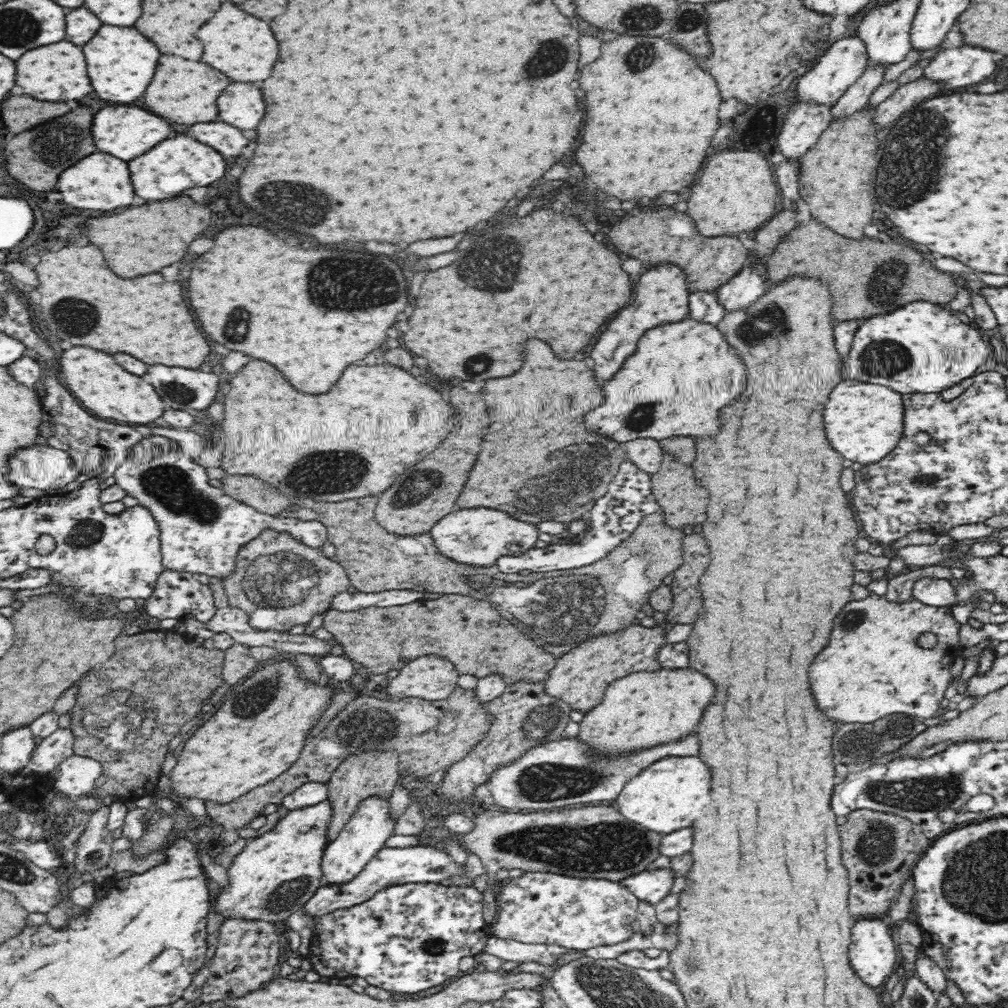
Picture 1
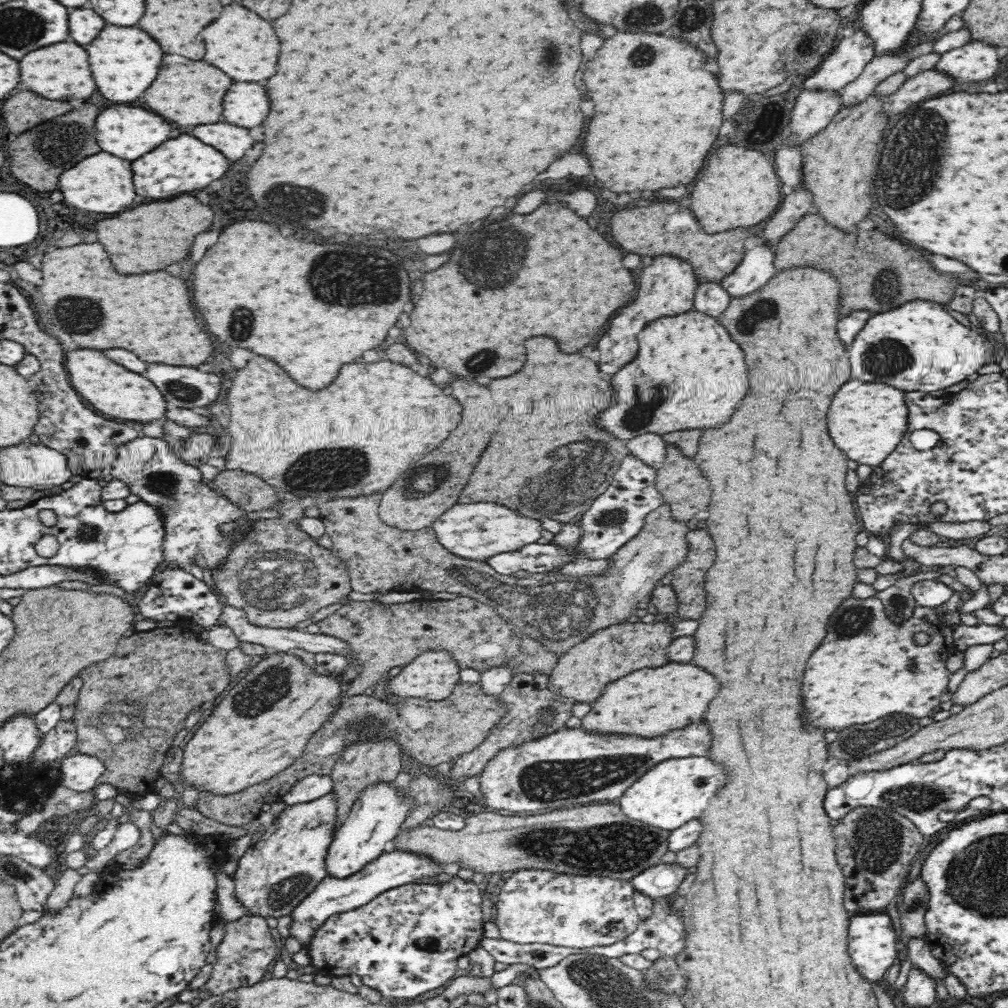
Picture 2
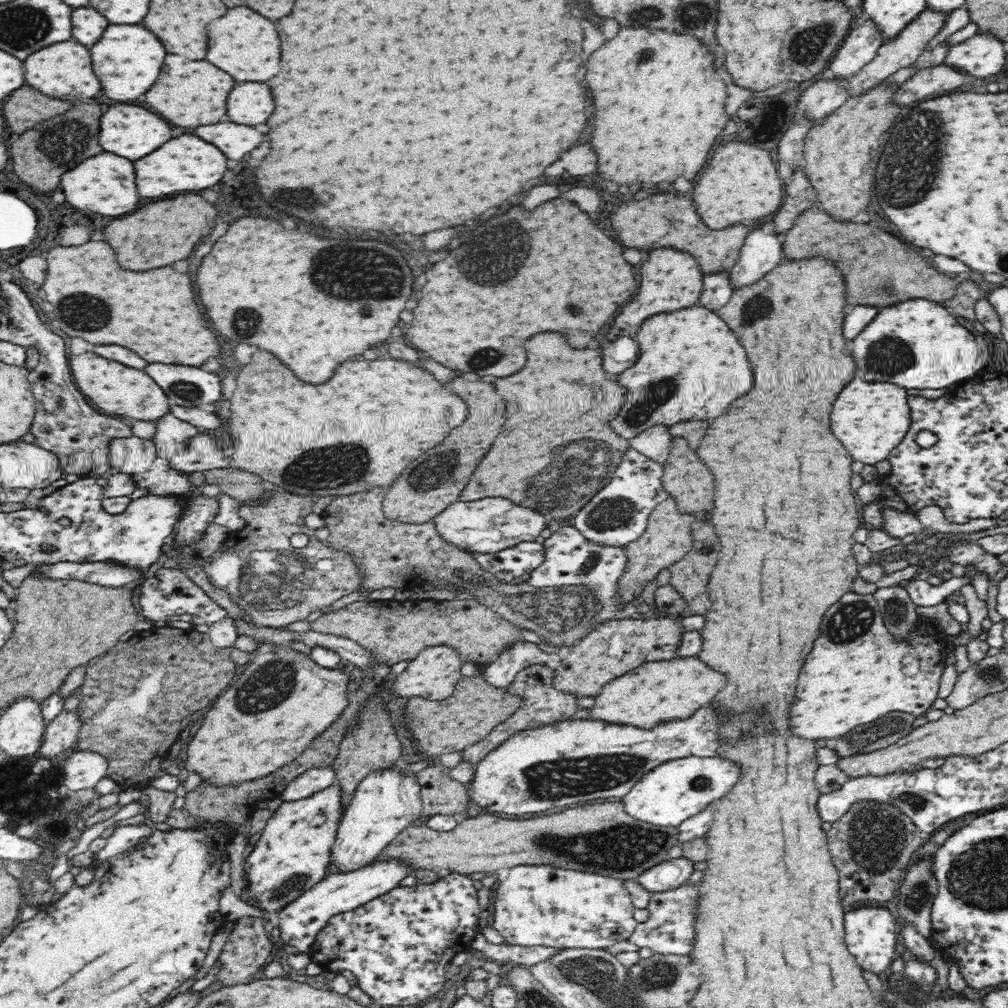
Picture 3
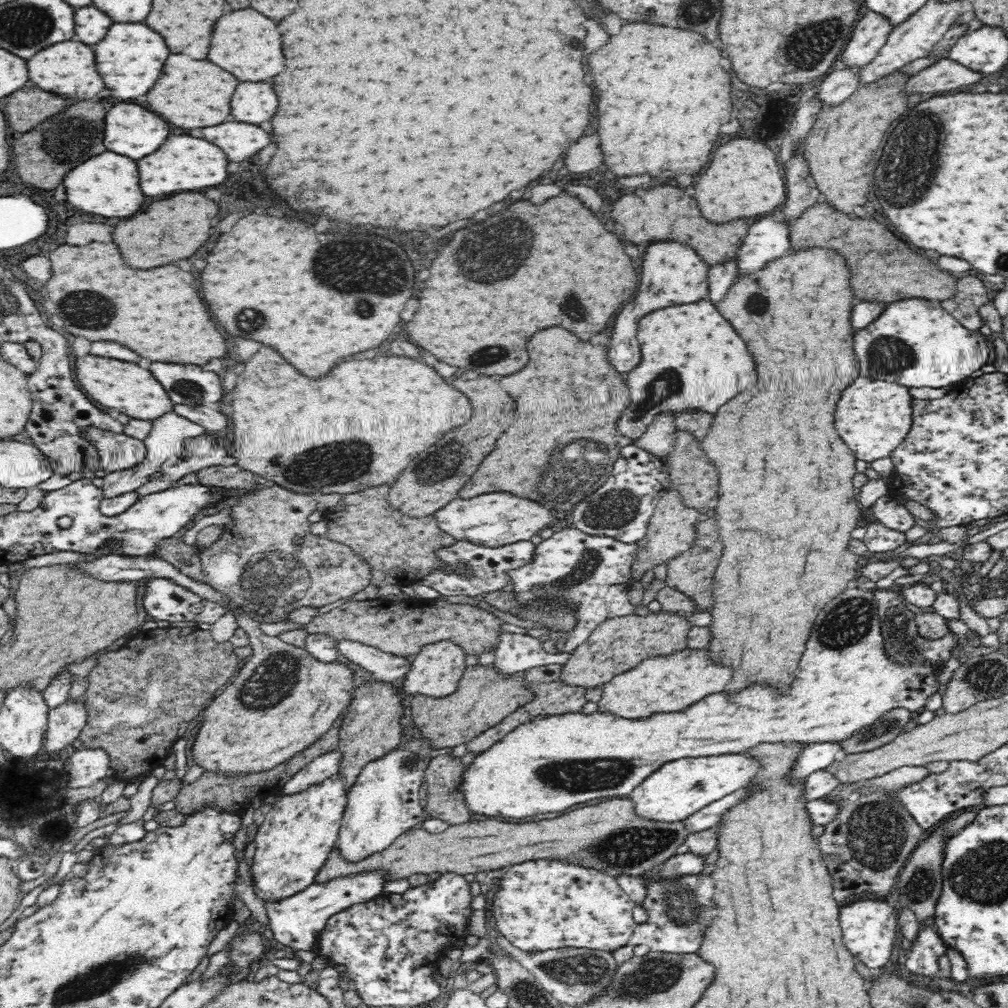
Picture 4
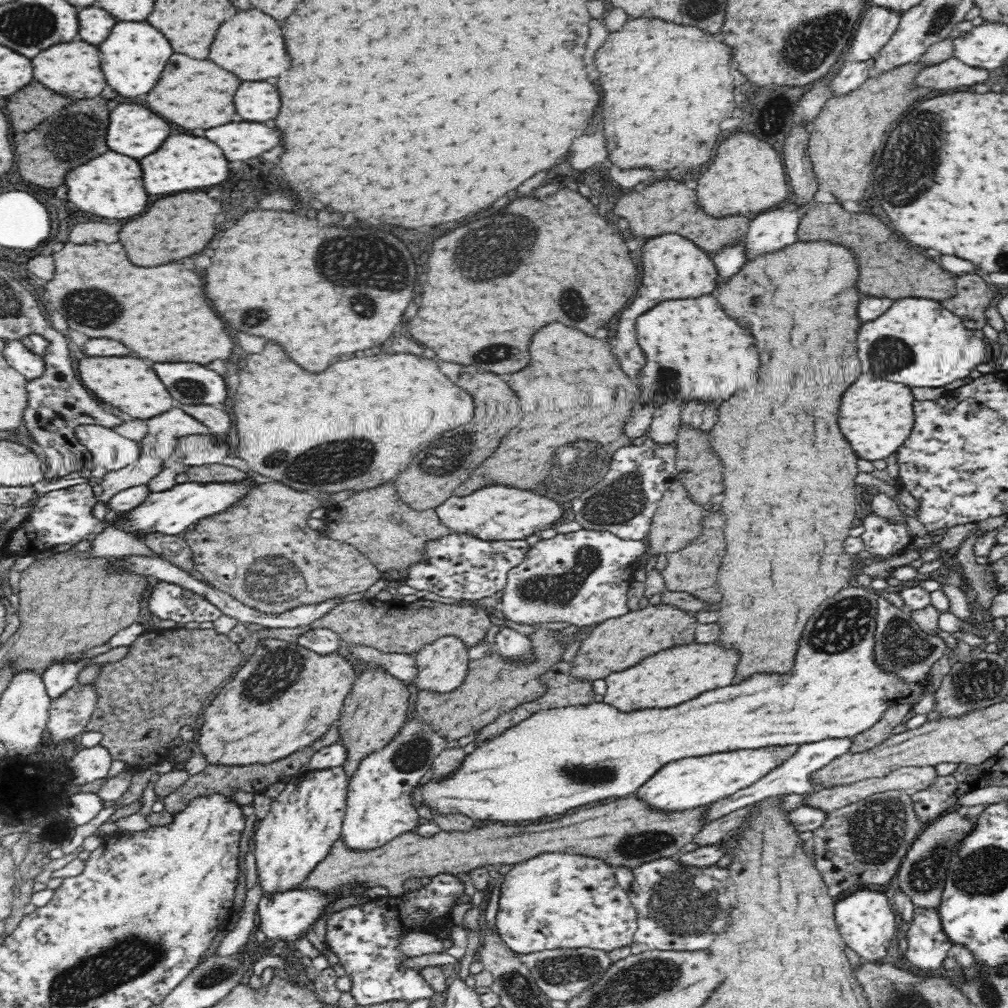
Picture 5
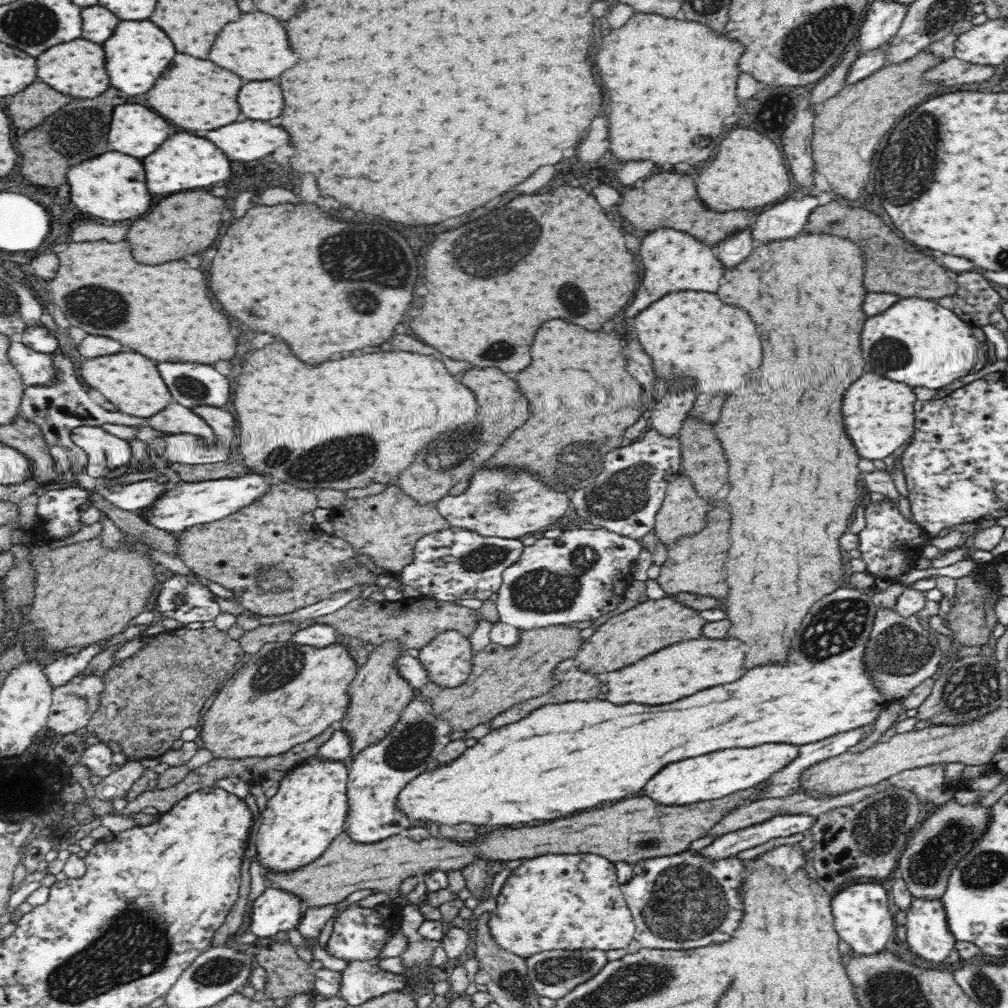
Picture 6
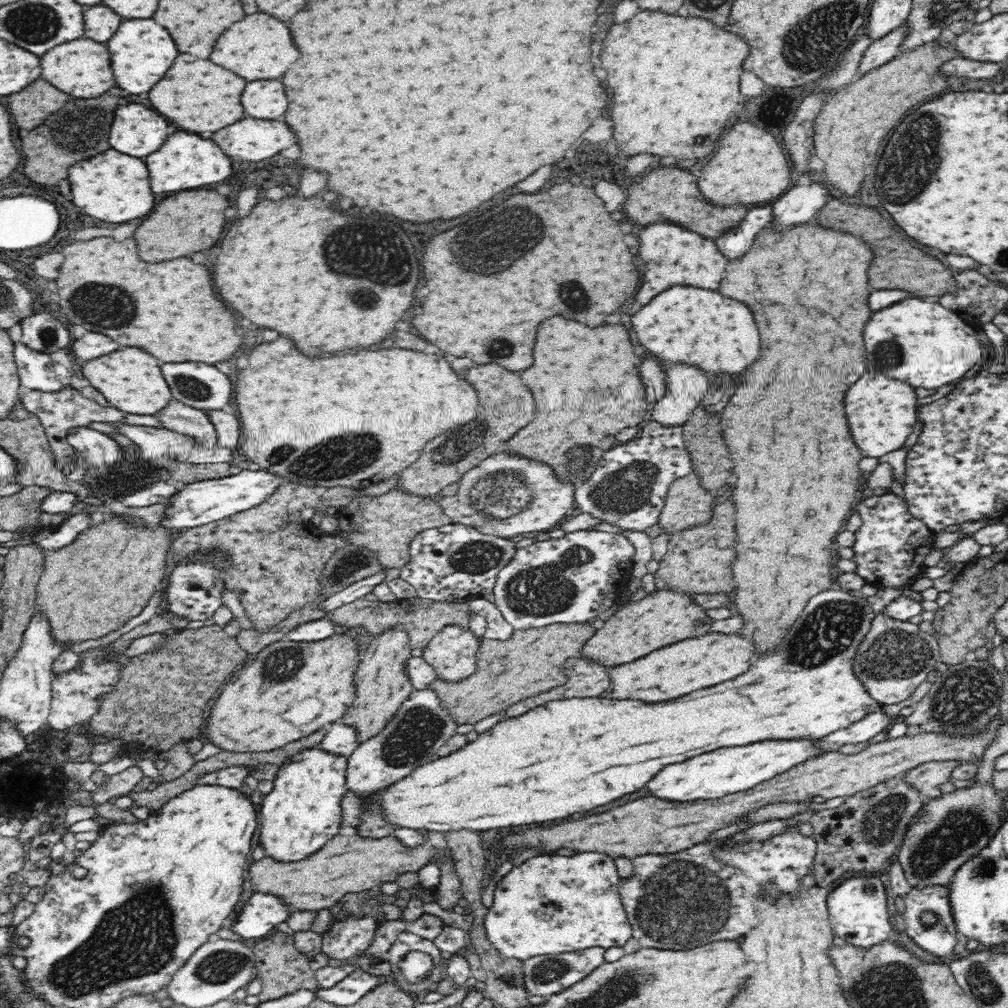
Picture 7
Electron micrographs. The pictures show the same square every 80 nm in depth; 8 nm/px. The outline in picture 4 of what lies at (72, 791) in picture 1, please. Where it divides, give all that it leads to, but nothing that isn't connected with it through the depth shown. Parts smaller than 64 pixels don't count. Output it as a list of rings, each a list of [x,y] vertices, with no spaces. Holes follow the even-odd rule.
[[[98,748],[71,751],[64,764],[64,772],[68,774],[66,786],[70,788],[86,788],[108,776],[109,756]]]

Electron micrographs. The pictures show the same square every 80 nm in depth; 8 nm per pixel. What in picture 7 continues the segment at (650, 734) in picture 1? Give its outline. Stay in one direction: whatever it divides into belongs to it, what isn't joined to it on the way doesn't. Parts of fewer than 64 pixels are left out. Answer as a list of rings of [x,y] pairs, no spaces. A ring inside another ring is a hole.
[[[706,634],[706,636],[694,638],[694,640],[682,640],[678,644],[670,644],[666,648],[660,648],[658,652],[650,652],[649,655],[643,656],[642,659],[635,662],[622,664],[608,670],[608,676],[612,682],[610,684],[612,694],[608,694],[608,698],[614,698],[614,700],[642,700],[642,702],[668,702],[668,700],[686,696],[694,690],[708,688],[708,686],[714,686],[714,684],[720,684],[720,682],[726,682],[726,680],[734,680],[736,676],[746,672],[748,666],[750,666],[748,650],[754,650],[752,642],[742,640],[736,634],[732,634],[732,636]]]

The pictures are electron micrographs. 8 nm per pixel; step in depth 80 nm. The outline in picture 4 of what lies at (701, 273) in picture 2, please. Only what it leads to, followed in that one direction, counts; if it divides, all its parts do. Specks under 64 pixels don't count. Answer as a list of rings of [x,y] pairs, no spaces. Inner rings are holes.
[[[662,186],[646,192],[644,198],[636,196],[624,196],[614,204],[612,218],[624,228],[624,238],[630,244],[652,244],[652,242],[677,242],[687,244],[695,254],[708,266],[724,264],[728,260],[735,260],[738,250],[742,246],[747,235],[749,226],[742,218],[724,224],[722,228],[714,228],[712,224],[706,224],[702,220],[702,214],[698,212],[698,206],[694,204],[694,198],[686,196],[684,190],[672,188],[672,186]]]

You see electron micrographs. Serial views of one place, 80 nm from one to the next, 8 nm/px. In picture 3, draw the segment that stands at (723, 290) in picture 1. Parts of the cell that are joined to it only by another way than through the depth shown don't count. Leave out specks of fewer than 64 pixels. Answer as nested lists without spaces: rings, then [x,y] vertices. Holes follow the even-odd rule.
[[[762,226],[749,232],[746,238],[744,250],[741,249],[738,262],[729,270],[727,279],[730,288],[740,290],[746,286],[752,286],[754,282],[762,280],[766,274],[770,274],[780,258],[780,236],[773,232],[766,234]]]

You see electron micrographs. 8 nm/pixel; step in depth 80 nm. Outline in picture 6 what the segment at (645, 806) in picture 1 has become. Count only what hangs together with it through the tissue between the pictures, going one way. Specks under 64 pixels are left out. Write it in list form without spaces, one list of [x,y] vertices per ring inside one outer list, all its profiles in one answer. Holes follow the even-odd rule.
[[[766,744],[762,748],[732,748],[726,752],[714,752],[710,756],[695,756],[690,760],[673,762],[662,768],[662,772],[658,772],[644,786],[642,796],[647,796],[662,807],[690,807],[724,798],[736,791],[756,787],[798,756],[798,751],[798,746],[793,744]]]

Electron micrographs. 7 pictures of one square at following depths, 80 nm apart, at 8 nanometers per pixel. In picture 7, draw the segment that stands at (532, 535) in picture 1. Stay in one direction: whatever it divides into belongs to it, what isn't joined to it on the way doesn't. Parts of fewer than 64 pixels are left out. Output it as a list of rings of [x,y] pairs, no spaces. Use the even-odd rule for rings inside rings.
[[[505,452],[482,460],[458,483],[458,492],[436,499],[442,512],[450,517],[454,525],[465,525],[479,530],[481,534],[498,536],[501,540],[554,529],[574,506],[574,485],[556,482],[550,468],[544,464],[514,458]]]

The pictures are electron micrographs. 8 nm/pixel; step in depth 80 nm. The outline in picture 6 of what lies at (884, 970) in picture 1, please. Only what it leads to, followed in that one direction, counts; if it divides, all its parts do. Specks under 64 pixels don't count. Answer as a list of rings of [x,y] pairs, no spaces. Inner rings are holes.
[[[856,882],[832,898],[834,928],[840,938],[862,956],[874,956],[886,949],[888,940],[895,938],[894,916],[890,914],[886,890],[881,883]]]

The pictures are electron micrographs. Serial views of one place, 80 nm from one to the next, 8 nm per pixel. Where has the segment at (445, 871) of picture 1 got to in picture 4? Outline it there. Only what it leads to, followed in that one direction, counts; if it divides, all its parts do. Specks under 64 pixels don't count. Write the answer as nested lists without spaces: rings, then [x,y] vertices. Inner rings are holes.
[[[368,869],[364,872],[334,877],[325,883],[310,884],[306,890],[290,896],[290,898],[264,904],[270,930],[274,938],[284,944],[288,951],[306,950],[306,952],[310,952],[330,916],[344,912],[354,904],[364,904],[378,898],[384,892],[386,883],[390,881],[390,873],[386,869]]]

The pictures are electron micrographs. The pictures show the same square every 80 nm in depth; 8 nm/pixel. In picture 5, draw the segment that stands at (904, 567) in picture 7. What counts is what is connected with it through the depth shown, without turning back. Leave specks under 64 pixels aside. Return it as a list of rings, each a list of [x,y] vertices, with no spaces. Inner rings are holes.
[[[873,512],[862,522],[866,530],[860,538],[865,543],[865,550],[871,554],[870,559],[874,562],[882,562],[902,554],[903,550],[913,542],[907,525],[888,523]]]

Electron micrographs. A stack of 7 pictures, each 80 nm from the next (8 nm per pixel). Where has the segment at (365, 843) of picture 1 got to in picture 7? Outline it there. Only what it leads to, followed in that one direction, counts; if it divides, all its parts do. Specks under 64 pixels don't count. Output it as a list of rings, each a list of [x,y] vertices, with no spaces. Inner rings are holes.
[[[414,689],[388,726],[378,736],[357,746],[347,759],[346,784],[362,804],[360,824],[356,824],[360,838],[378,840],[398,830],[396,824],[388,822],[388,816],[382,810],[378,798],[380,792],[394,787],[396,782],[404,780],[420,766],[436,760],[438,750],[456,734],[456,728],[454,719],[441,707],[438,697],[431,690]]]

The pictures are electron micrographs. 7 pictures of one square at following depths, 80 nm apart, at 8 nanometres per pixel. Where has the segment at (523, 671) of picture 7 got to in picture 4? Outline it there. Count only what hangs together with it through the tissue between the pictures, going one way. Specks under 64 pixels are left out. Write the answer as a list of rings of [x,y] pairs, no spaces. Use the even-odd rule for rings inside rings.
[[[478,664],[466,668],[460,677],[456,692],[438,699],[414,695],[406,710],[410,710],[412,724],[420,730],[419,737],[427,740],[433,750],[456,748],[478,738],[532,700],[533,694],[521,685],[522,676],[524,673],[510,678],[499,678],[494,666]]]

